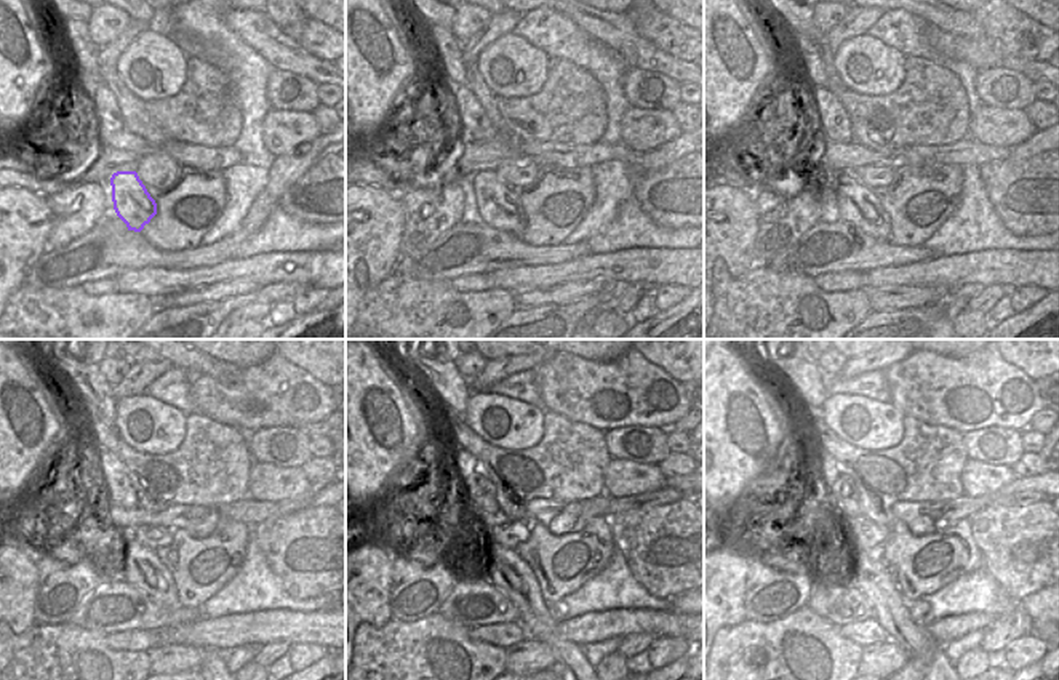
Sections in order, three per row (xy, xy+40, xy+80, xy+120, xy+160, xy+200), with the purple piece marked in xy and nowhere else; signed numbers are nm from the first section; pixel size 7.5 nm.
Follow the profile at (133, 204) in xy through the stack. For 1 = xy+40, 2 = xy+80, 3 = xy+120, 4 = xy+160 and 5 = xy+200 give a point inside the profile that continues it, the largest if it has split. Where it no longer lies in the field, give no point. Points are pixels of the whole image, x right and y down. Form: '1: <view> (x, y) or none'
1: xy+40 (498, 207)
2: xy+80 (856, 205)
3: xy+120 (141, 568)
4: xy+160 (506, 570)
5: xy+200 (871, 576)

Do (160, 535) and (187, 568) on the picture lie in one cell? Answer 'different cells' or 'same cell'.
different cells

